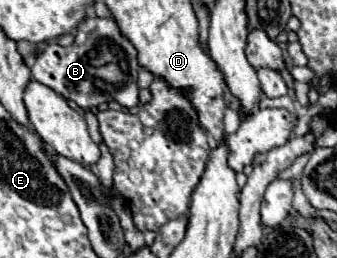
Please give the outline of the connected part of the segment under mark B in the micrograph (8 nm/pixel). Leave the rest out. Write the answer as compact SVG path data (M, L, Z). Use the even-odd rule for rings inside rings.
M88 17L88 19L84 19L78 25L78 33L76 33L74 45L62 47L56 41L48 43L46 49L40 51L40 57L34 61L30 71L32 71L32 79L34 81L44 83L46 87L54 89L64 99L74 101L82 109L98 107L102 103L110 103L112 99L116 99L122 107L134 107L134 105L138 105L136 79L138 79L138 69L140 69L140 65L138 65L138 61L134 57L136 57L136 49L132 47L132 43L126 37L120 35L120 29L118 29L118 25L116 25L116 21L112 17L108 17L108 19ZM112 51L116 51L120 71L122 71L122 75L126 75L122 85L120 85L120 89L118 89L118 83L108 87L108 85L100 85L100 81L98 81L100 67L106 65L104 53L110 53L112 61L116 59L116 55ZM134 89L136 89L136 97L134 97ZM134 99L136 99L136 103L134 103Z

